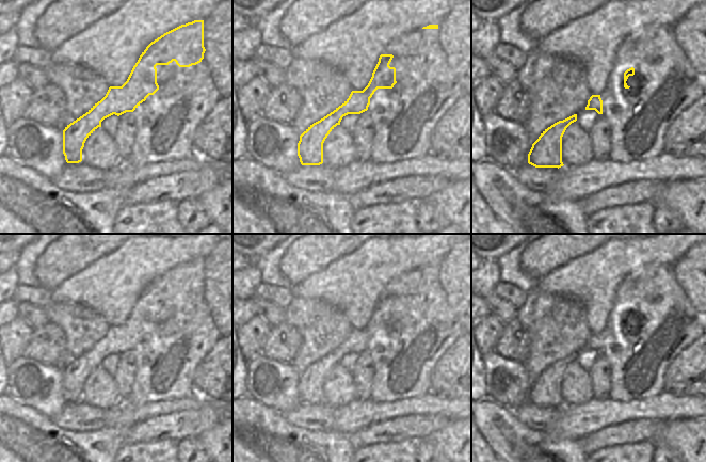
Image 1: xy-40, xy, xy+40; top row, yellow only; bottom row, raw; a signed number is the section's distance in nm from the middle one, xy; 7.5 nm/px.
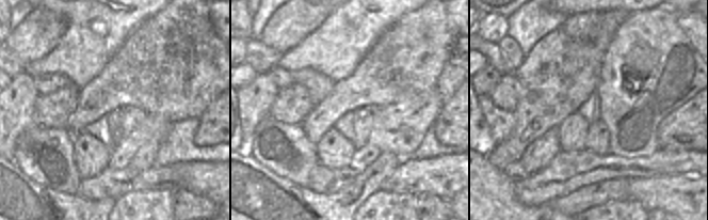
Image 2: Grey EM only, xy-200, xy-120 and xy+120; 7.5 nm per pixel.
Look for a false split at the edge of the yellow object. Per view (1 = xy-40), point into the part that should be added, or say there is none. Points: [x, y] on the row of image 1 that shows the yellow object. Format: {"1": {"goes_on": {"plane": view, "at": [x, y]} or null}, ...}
{"1": {"goes_on": null}}

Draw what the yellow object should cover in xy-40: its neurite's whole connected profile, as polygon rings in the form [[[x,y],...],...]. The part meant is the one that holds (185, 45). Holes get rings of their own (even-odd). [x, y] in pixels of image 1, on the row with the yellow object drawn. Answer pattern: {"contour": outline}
{"contour": [[[204,20],[181,25],[151,42],[122,86],[110,86],[100,101],[65,127],[63,154],[66,162],[82,161],[86,139],[101,127],[105,118],[113,114],[119,116],[133,112],[149,95],[159,90],[157,65],[169,65],[175,61],[179,67],[190,67],[202,62],[205,51]]]}

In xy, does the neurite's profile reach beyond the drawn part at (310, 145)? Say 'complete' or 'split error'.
complete

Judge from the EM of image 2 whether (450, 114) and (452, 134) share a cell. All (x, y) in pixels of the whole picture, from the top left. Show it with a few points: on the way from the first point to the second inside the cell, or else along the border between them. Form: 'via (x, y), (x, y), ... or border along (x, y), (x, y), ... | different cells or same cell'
via (452, 119), (452, 129) | same cell

